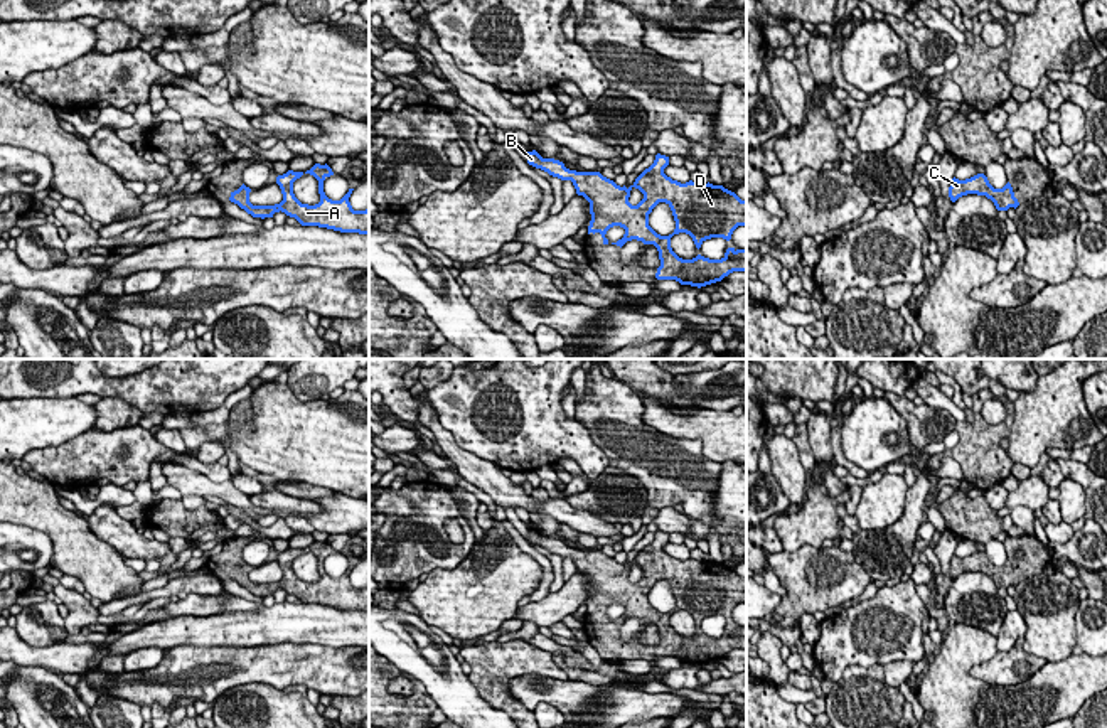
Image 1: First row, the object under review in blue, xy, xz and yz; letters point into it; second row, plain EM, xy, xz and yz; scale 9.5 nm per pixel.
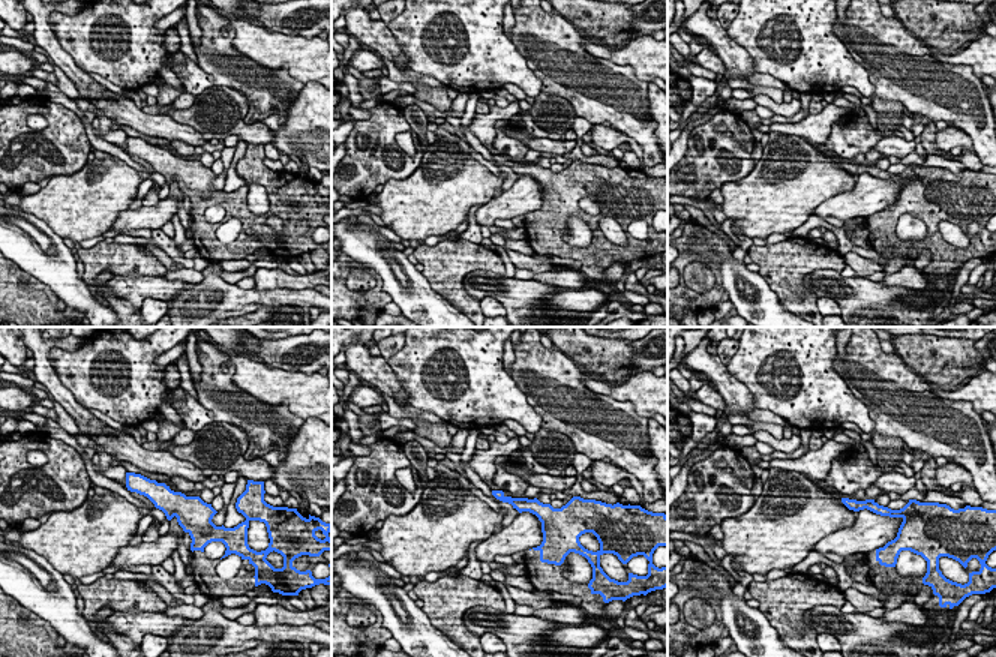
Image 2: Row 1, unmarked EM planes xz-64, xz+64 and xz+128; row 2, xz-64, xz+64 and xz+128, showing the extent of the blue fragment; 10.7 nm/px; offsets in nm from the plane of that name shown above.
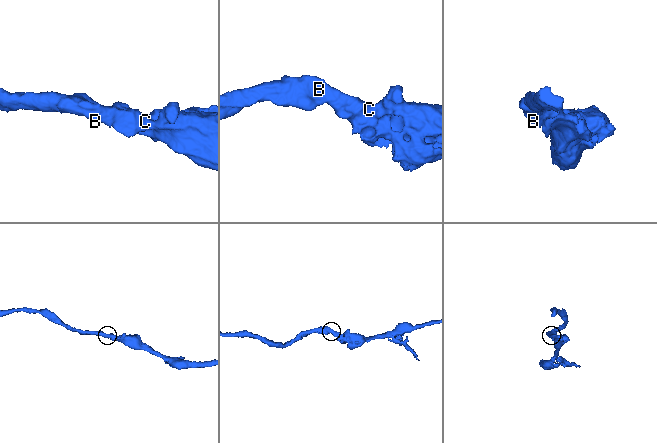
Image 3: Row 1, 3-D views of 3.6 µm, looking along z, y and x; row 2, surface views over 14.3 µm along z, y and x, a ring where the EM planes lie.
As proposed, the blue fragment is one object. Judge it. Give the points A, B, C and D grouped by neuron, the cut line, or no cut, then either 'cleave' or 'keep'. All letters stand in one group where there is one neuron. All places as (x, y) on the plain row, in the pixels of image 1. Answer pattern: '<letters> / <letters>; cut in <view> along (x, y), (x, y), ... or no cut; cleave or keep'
A B C D; no cut; keep

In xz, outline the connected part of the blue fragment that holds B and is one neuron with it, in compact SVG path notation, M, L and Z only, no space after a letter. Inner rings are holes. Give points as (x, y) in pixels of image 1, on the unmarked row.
M536 527L527 529L527 541L561 558L571 558L576 571L590 580L590 610L600 610L603 622L607 608L613 603L625 607L617 624L637 617L654 622L659 629L660 644L657 657L676 657L681 662L706 664L721 659L733 649L746 649L746 627L728 625L721 637L709 637L698 632L693 637L679 635L671 625L671 615L686 610L699 627L706 617L731 617L738 603L746 603L746 578L723 563L686 559L681 561L664 551L669 534L657 531L654 541L645 546L627 566L603 554L600 549L576 549L554 536L543 536ZM639 566L644 576L632 583L630 568ZM666 580L674 593L676 607L669 613L657 612L649 603L649 592Z

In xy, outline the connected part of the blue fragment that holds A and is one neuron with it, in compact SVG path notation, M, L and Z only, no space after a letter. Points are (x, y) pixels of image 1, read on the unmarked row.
M315 541L305 551L313 553L318 558L320 580L315 583L302 581L293 571L293 559L303 553L303 549L288 548L283 553L276 554L276 561L281 566L283 578L275 583L253 583L249 580L251 566L244 561L231 570L229 578L238 581L253 595L273 595L275 590L285 590L290 595L295 595L302 603L318 603L340 610L359 610L369 612L369 585L366 588L354 588L349 575L354 566L340 578L332 578L324 570L324 558L334 553L332 546L325 541Z

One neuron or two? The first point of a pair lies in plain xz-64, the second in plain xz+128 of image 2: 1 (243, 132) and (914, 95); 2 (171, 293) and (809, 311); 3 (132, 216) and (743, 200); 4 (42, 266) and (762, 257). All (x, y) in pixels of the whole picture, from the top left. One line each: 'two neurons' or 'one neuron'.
1: two neurons
2: two neurons
3: two neurons
4: two neurons

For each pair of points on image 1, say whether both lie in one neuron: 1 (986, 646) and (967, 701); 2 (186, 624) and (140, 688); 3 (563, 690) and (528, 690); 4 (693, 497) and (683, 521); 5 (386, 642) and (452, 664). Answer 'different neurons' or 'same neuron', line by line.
1: same neuron
2: different neurons
3: same neuron
4: different neurons
5: same neuron

